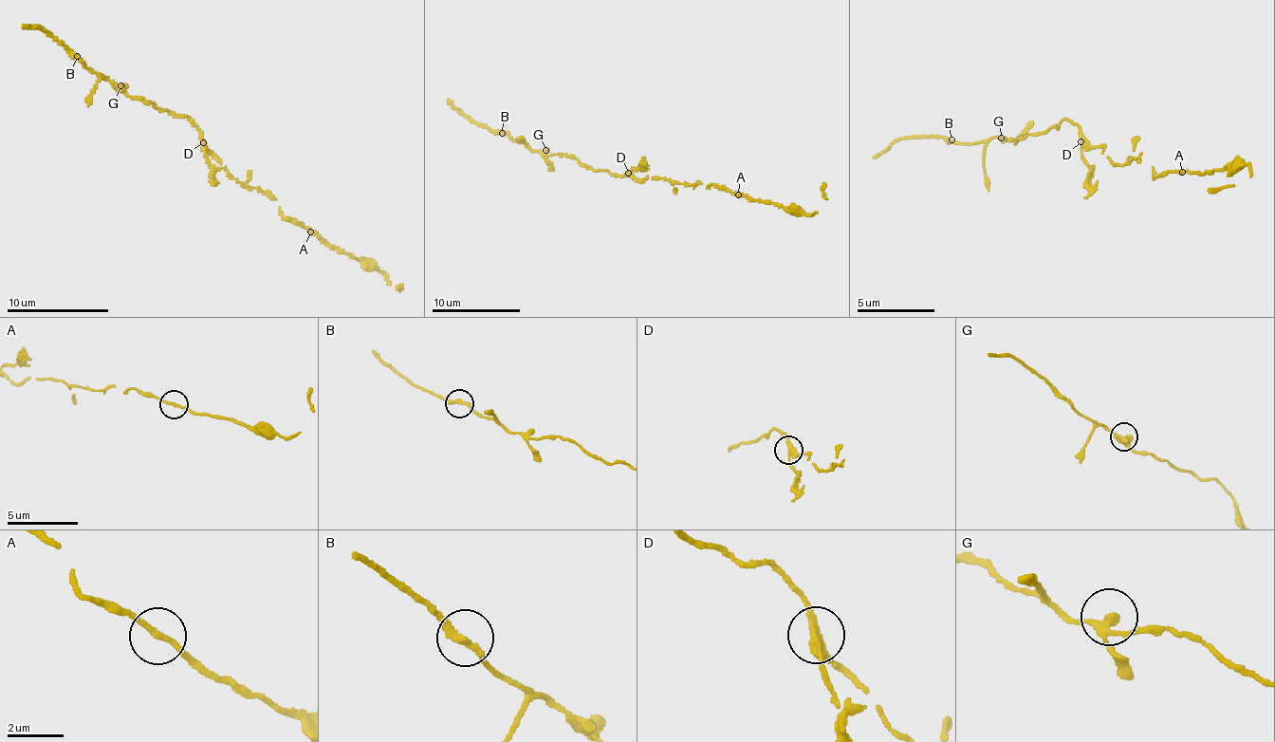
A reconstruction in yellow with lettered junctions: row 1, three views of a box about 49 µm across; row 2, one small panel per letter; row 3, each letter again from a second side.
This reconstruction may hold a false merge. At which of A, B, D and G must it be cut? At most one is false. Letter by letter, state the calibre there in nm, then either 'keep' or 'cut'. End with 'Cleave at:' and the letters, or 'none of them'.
A: 170 nm thick; keep
B: 260 nm thick; keep
D: 240 nm thick; cut
G: 220 nm thick; keep
Cleave at: D

